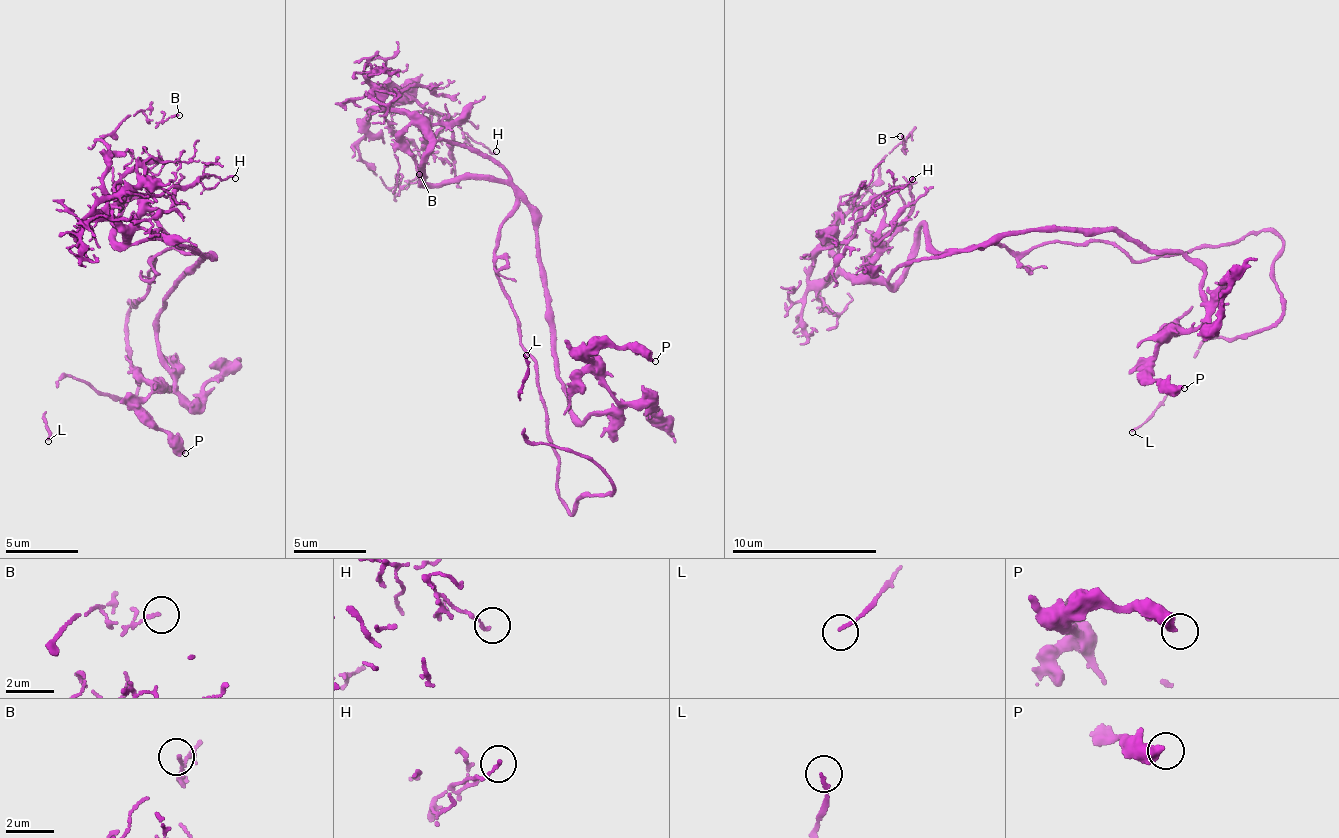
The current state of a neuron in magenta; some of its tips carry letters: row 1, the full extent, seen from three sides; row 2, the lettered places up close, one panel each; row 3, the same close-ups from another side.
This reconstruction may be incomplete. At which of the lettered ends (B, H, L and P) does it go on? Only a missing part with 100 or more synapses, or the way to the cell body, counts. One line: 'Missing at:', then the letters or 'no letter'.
Missing at: L

